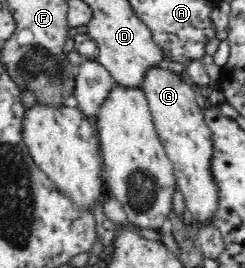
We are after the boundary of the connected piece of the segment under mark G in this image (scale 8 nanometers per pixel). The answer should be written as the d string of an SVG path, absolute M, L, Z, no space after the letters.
M160 66L146 73L142 90L146 94L157 134L172 162L185 206L199 225L209 224L212 222L213 212L217 210L219 191L210 172L213 143L209 123L203 115L205 109L197 104L195 90L185 75L177 76Z

